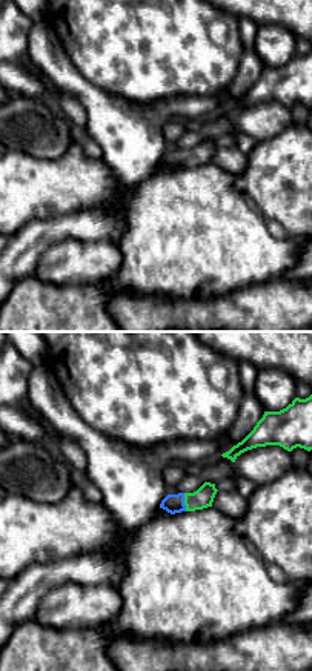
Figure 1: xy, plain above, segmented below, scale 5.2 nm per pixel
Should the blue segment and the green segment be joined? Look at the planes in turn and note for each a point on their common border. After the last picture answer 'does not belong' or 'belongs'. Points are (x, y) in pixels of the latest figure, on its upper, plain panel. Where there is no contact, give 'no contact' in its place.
contact (183, 158)

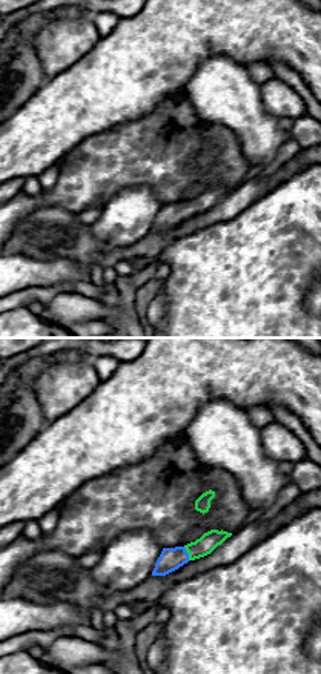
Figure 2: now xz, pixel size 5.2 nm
contact (186, 209)

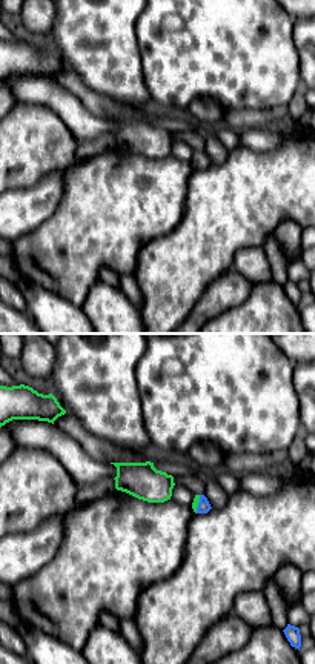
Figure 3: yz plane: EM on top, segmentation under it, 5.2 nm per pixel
contact (198, 160)

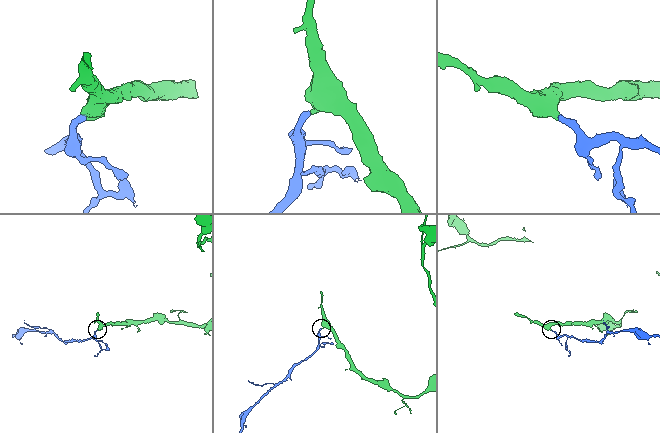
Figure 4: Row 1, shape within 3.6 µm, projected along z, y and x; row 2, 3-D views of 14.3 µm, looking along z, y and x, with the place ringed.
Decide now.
belongs

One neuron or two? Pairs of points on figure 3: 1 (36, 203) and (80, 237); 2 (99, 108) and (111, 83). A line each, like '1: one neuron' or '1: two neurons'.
1: two neurons
2: two neurons

